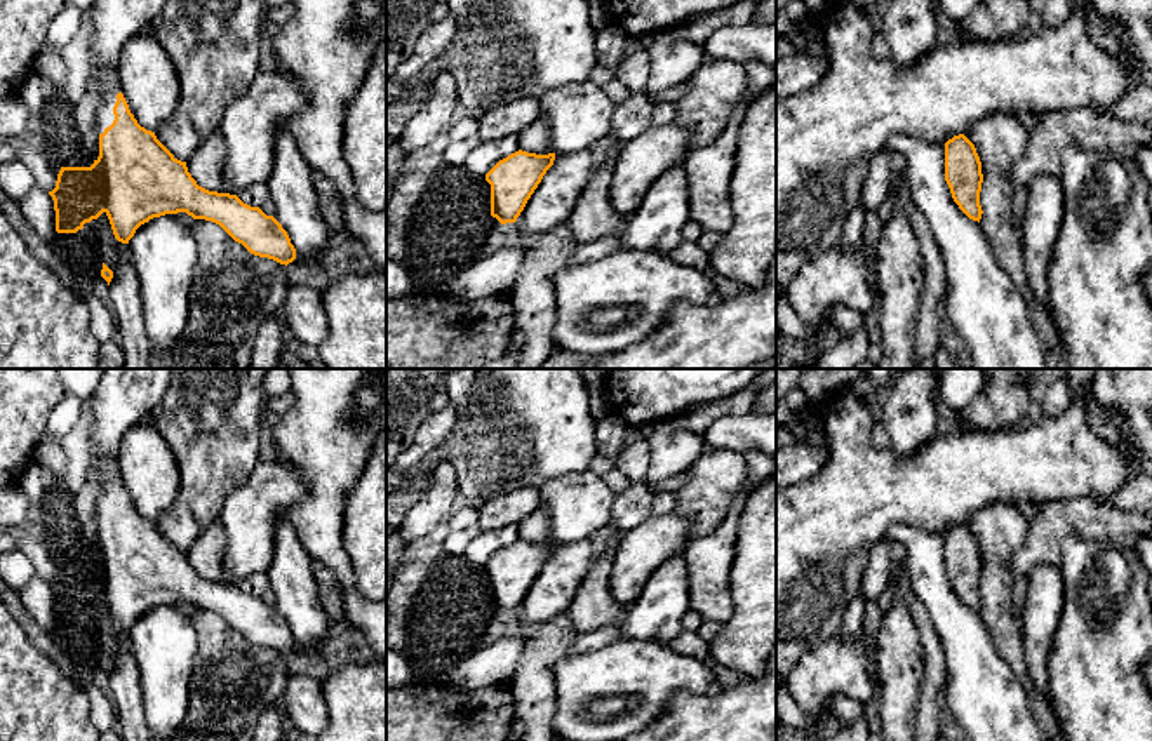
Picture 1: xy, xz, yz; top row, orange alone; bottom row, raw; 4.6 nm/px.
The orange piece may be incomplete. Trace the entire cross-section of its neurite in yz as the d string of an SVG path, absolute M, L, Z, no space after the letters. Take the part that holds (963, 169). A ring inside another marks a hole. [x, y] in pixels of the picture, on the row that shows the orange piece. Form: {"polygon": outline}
{"polygon": "M964 134L945 143L945 181L959 209L980 223L983 214L980 205L981 162L975 144Z"}

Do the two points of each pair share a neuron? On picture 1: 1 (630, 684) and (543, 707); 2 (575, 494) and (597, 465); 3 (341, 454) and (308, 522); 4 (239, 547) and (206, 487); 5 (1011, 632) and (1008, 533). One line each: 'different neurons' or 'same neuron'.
1: different neurons
2: different neurons
3: same neuron
4: different neurons
5: same neuron

